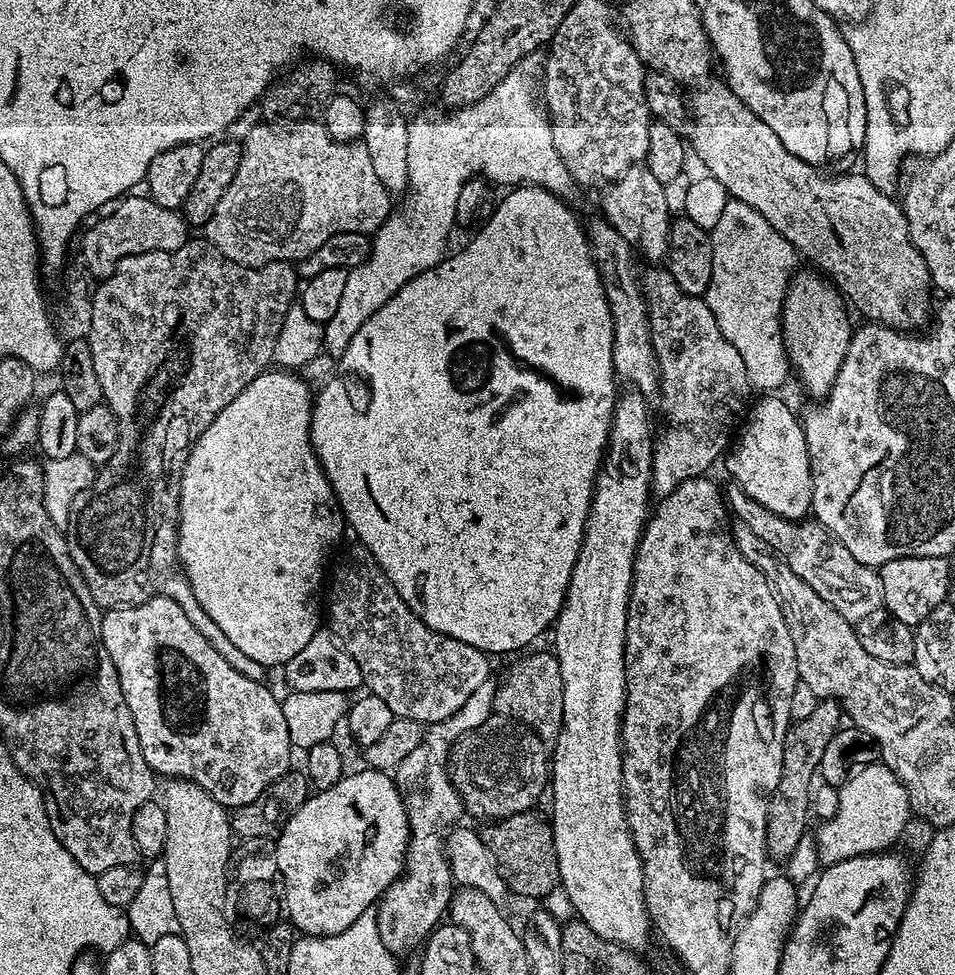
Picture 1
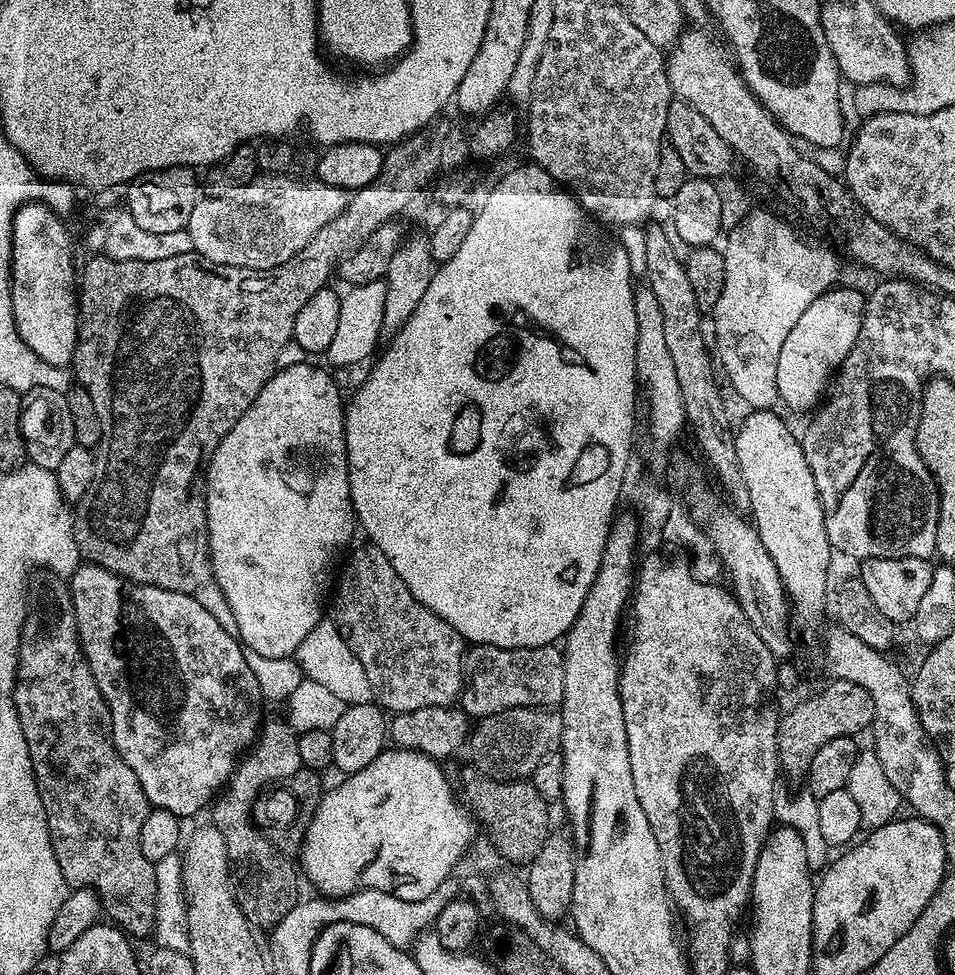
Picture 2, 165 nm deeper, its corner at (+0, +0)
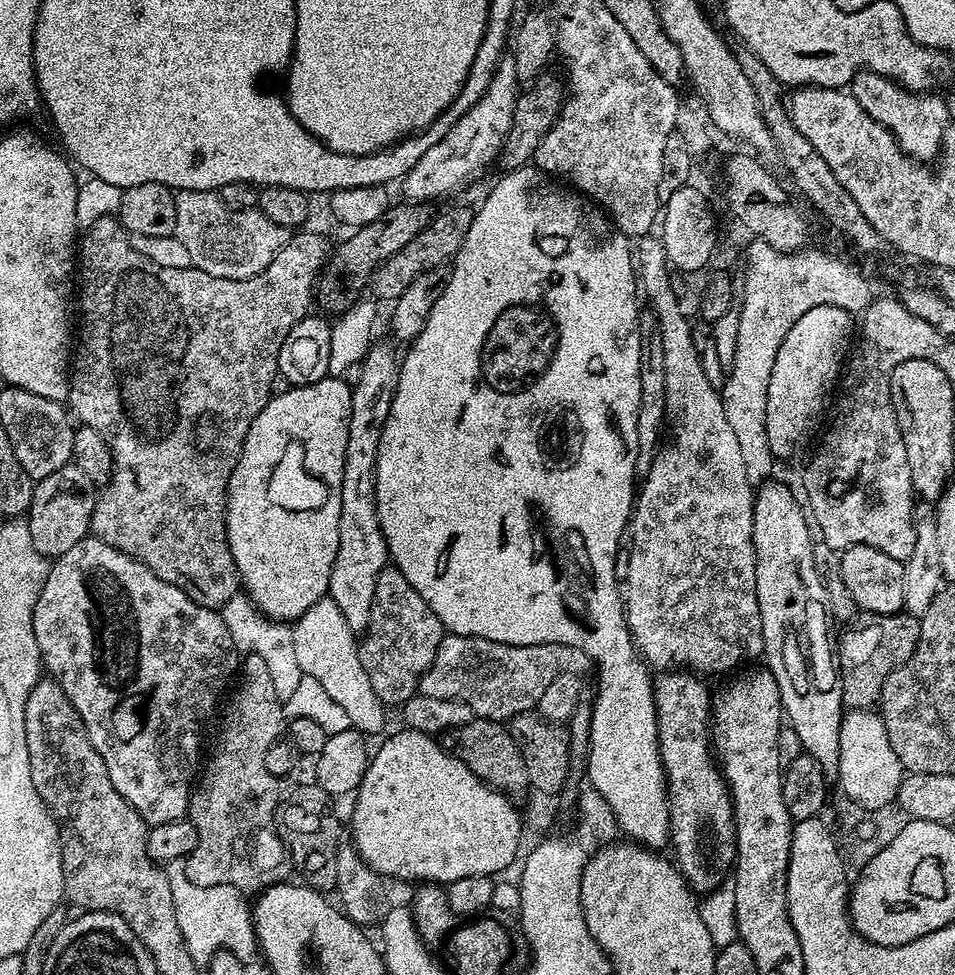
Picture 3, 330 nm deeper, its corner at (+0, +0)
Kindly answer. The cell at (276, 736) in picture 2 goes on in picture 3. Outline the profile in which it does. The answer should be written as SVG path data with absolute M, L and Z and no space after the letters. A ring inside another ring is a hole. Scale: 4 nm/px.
M245 655L238 680L239 676L240 685L224 712L212 757L209 760L207 757L198 783L192 789L192 799L188 801L187 819L191 820L194 830L198 830L198 844L184 861L184 873L190 882L194 882L194 886L225 884L245 894L259 894L275 884L285 883L289 879L288 872L293 871L288 850L277 835L276 809L293 783L292 771L296 768L297 757L288 739L288 720L284 715L283 703L274 692L269 667L260 657Z

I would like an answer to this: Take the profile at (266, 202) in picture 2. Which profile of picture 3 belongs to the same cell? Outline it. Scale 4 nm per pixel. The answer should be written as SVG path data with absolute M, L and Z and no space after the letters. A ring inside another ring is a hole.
M215 191L176 192L176 230L174 235L190 253L193 268L214 278L245 280L262 274L290 238L289 229L275 224L259 207L234 210L221 202Z

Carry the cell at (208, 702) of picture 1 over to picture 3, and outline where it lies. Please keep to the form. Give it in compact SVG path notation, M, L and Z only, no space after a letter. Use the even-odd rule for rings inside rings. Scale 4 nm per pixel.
M91 534L85 536L82 542L77 542L73 548L66 550L66 554L55 557L51 561L48 577L42 586L42 594L36 603L34 610L34 638L38 642L38 650L40 651L40 659L43 667L46 669L47 675L51 679L57 681L62 690L66 694L66 698L74 706L74 710L78 710L78 714L82 718L82 722L88 731L90 742L94 746L94 750L98 750L98 754L102 754L102 762L106 762L106 770L110 774L110 782L114 782L114 790L118 790L118 794L122 794L122 798L126 798L126 802L130 802L130 806L134 806L134 810L138 812L140 817L148 823L148 825L161 824L162 822L174 822L175 820L183 820L188 815L188 801L192 799L192 789L194 781L198 776L198 769L202 764L202 756L200 760L200 684L208 684L208 688L212 692L216 692L219 688L224 688L228 684L228 679L233 679L234 673L241 667L242 656L236 651L234 641L230 636L230 630L226 628L221 613L215 608L207 608L206 606L198 606L198 602L194 602L182 590L178 590L178 586L170 586L170 582L162 582L162 578L155 576L142 562L138 562L134 558L130 558L126 554L122 554L114 546L110 546L106 542L102 542L97 536Z

